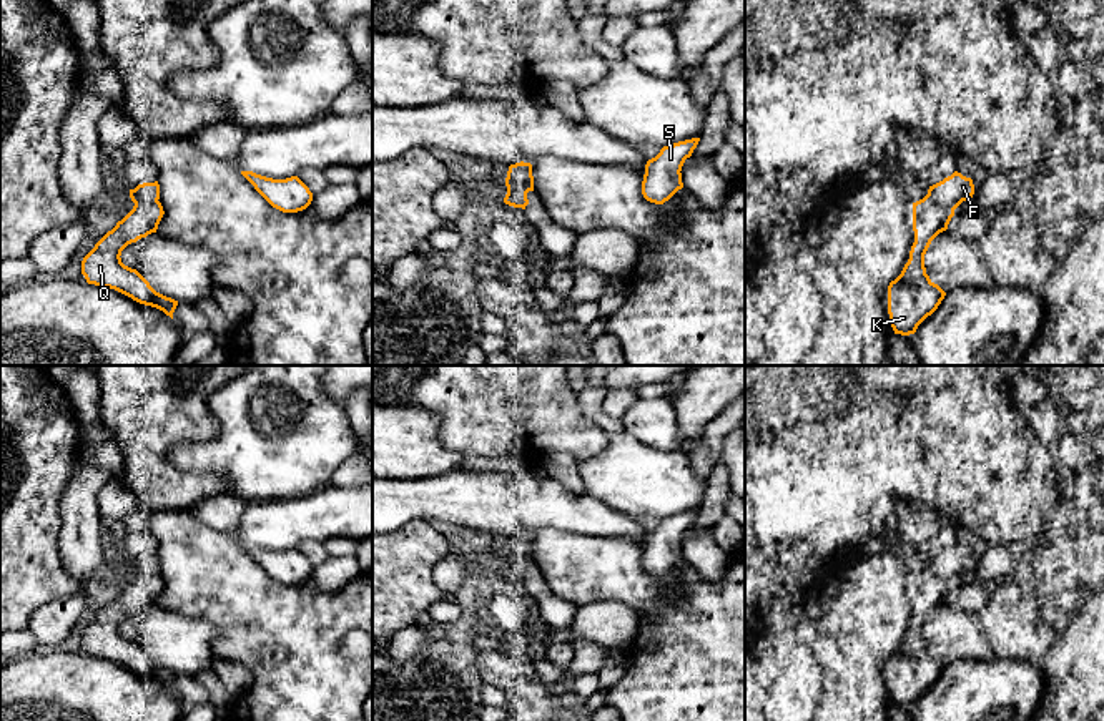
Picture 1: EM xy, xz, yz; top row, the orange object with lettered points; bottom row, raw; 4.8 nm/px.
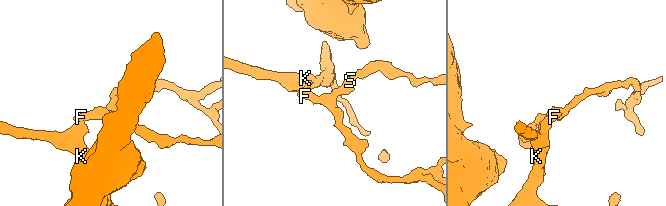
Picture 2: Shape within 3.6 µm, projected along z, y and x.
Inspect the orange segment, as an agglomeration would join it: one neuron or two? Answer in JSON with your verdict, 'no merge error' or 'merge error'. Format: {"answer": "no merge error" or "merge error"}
{"answer": "no merge error"}

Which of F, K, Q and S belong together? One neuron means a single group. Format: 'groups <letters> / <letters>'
groups F K Q S

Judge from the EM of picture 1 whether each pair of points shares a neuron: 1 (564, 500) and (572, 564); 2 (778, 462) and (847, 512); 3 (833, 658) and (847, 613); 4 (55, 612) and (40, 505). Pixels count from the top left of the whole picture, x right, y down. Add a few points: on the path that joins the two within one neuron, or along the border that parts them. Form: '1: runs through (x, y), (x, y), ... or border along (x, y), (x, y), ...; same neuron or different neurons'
1: border along (531, 532), (556, 529), (607, 539); different neurons
2: runs through (795, 479), (830, 512); same neuron
3: border along (818, 632), (860, 632), (875, 652); different neurons
4: border along (82, 588), (42, 605), (25, 627); different neurons

